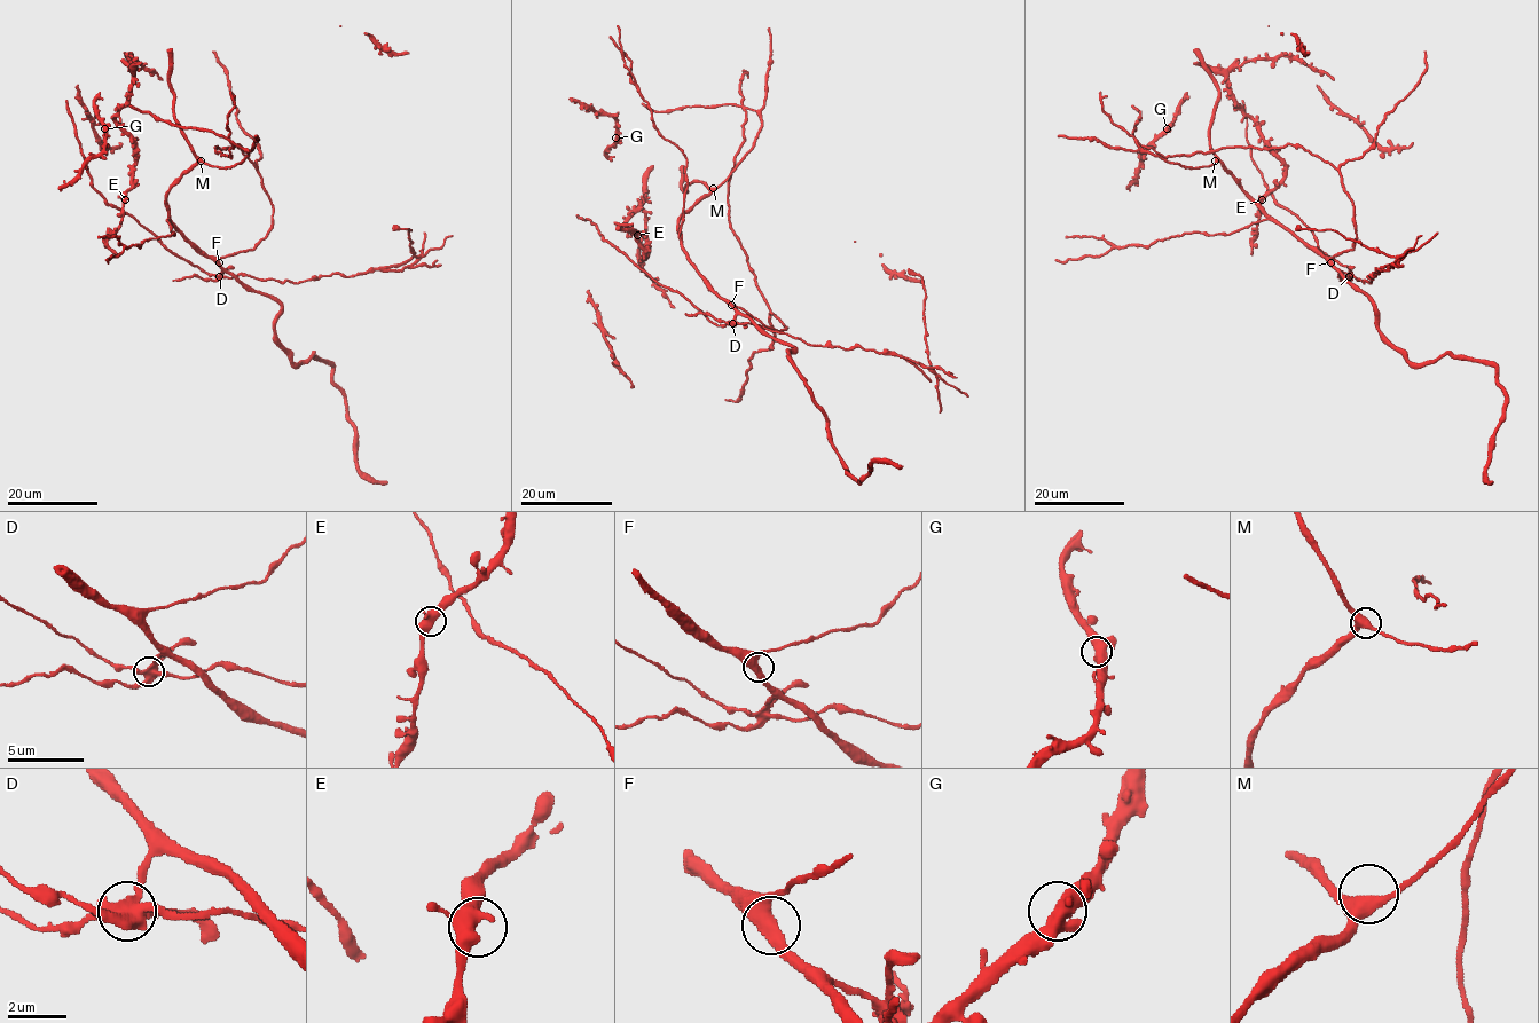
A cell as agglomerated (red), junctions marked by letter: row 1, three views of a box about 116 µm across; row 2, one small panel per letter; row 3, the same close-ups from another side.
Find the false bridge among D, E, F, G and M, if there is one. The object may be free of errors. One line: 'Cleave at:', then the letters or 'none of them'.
Cleave at: D

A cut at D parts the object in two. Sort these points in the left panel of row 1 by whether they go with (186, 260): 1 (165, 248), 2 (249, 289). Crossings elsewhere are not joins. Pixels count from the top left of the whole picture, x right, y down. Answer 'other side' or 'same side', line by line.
1: same side
2: same side

